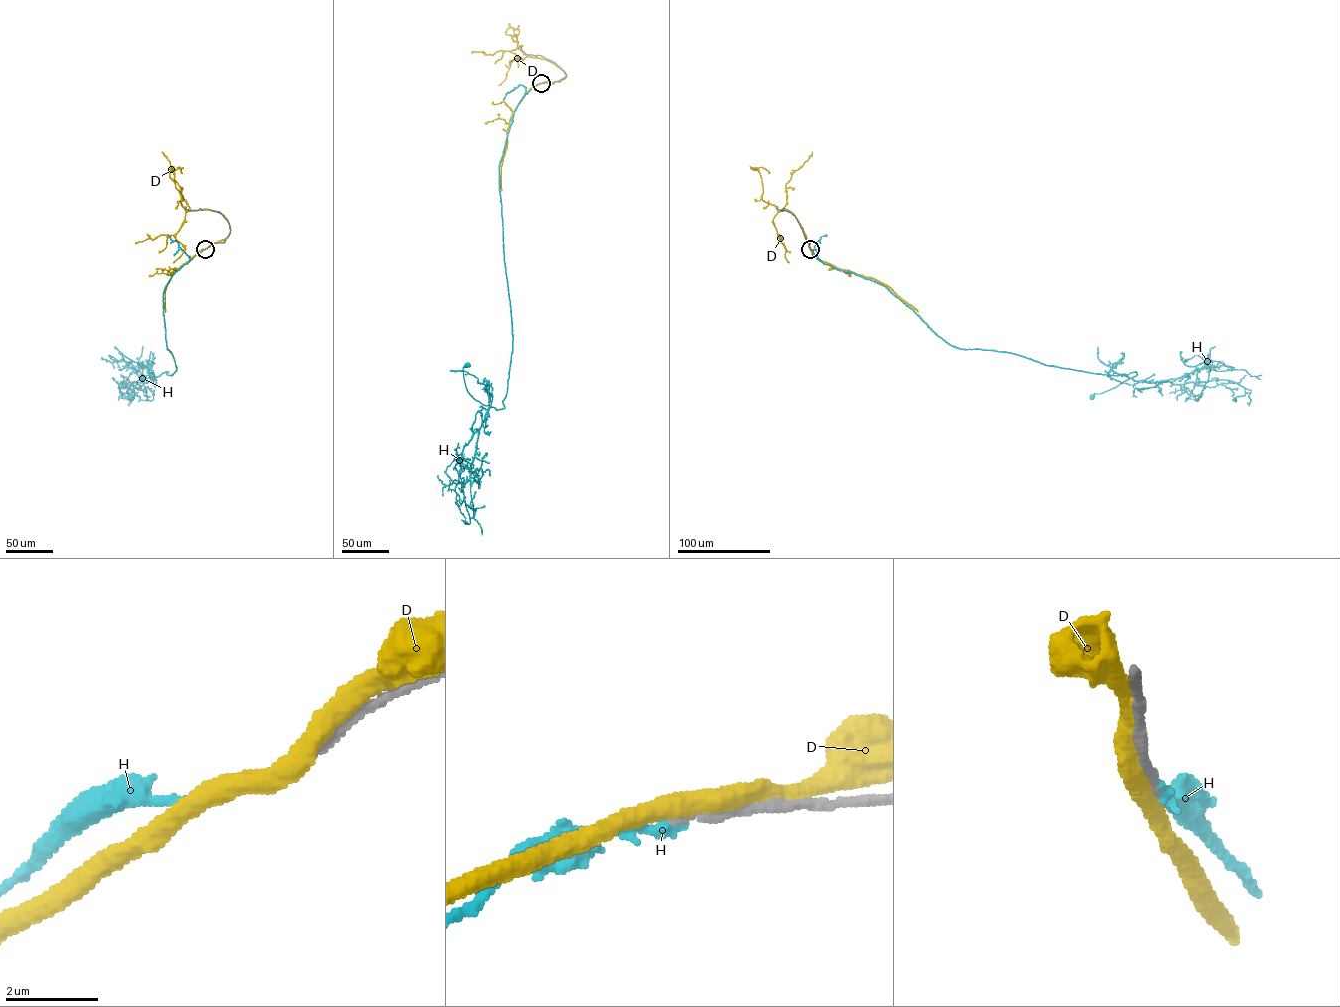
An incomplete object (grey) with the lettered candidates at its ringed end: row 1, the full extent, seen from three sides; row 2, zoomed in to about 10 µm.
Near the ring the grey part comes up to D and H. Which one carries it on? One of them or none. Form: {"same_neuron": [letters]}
{"same_neuron": ["H"]}

